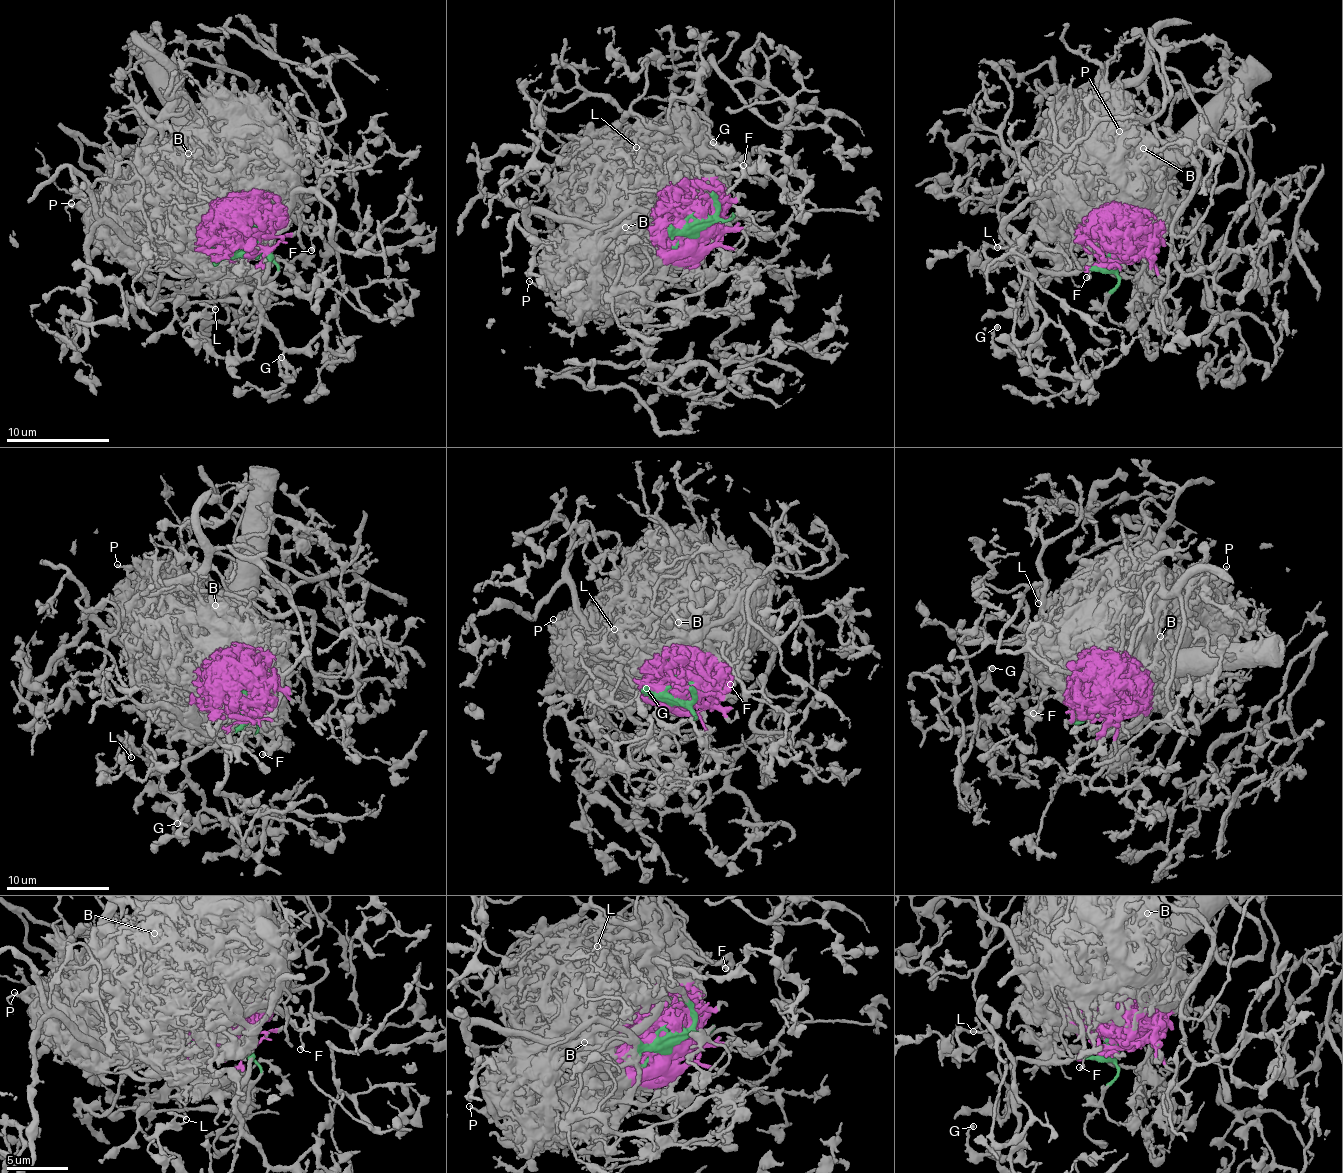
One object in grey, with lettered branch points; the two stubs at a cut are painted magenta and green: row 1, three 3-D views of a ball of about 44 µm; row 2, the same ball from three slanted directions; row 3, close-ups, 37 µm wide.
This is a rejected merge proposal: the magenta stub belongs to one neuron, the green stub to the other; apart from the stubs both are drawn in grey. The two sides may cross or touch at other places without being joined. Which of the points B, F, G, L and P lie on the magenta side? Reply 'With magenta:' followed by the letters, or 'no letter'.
With magenta: B, F, P

